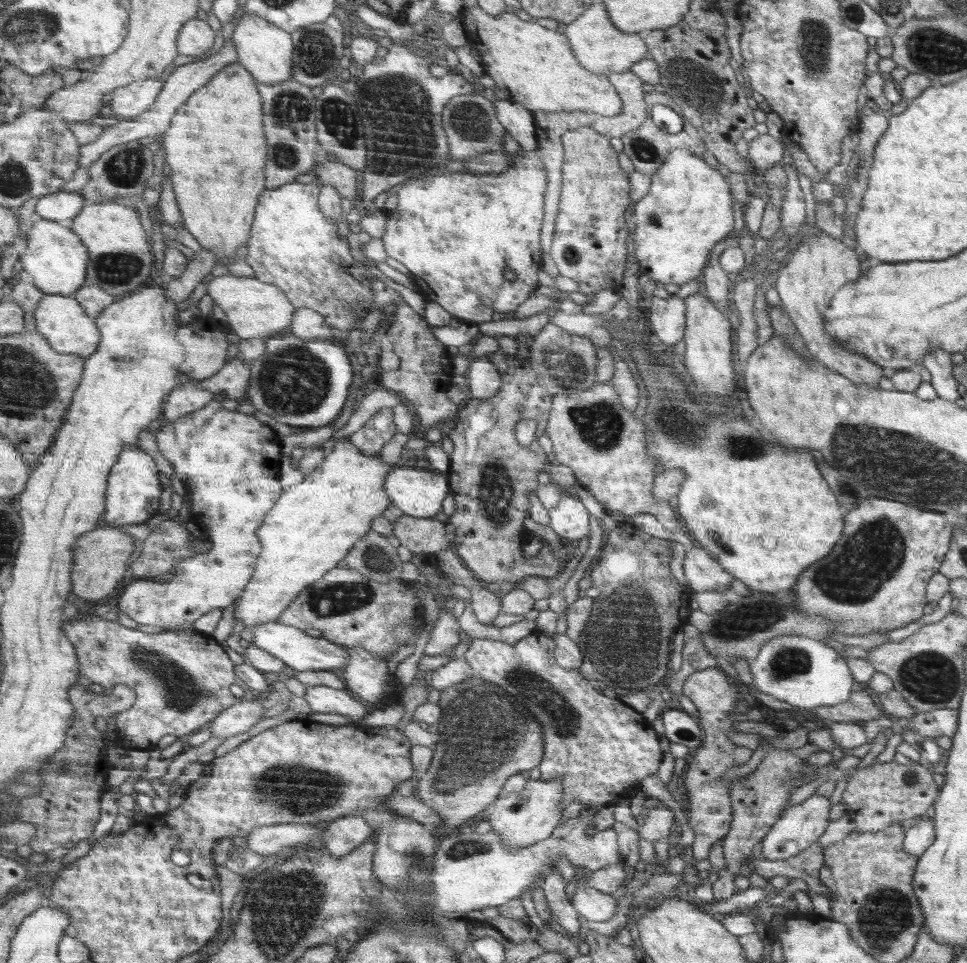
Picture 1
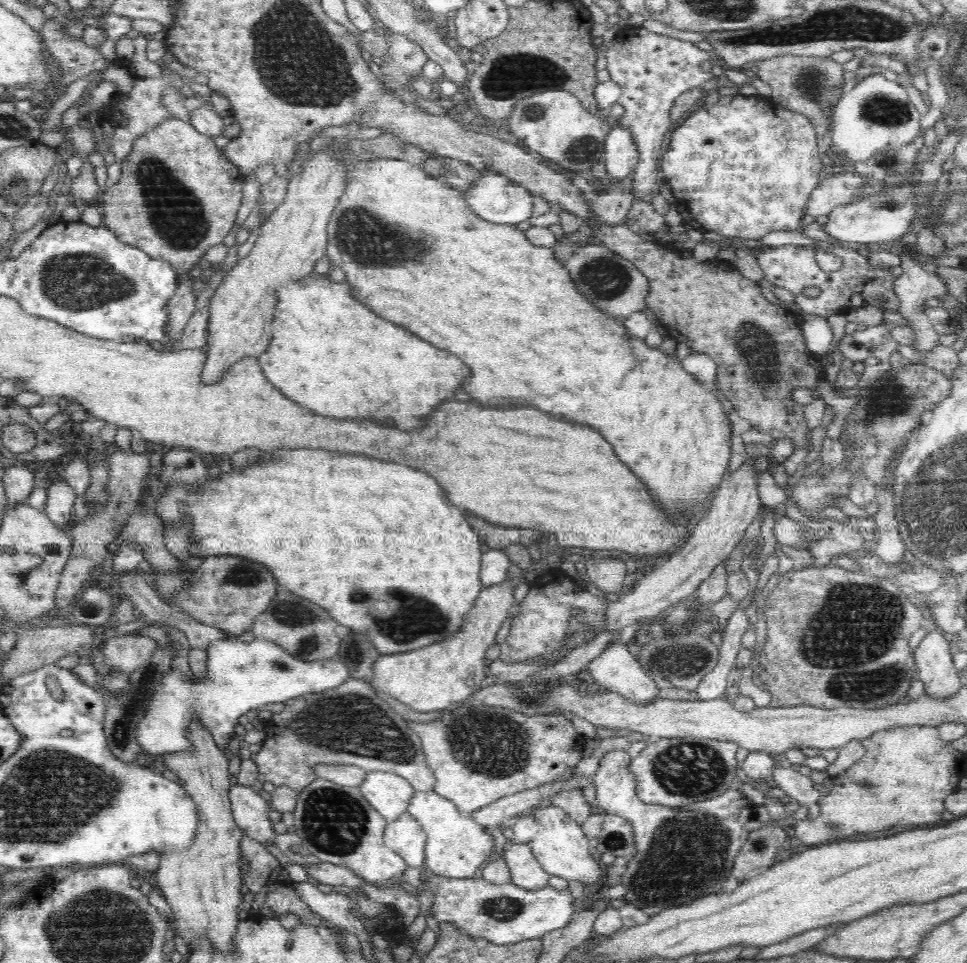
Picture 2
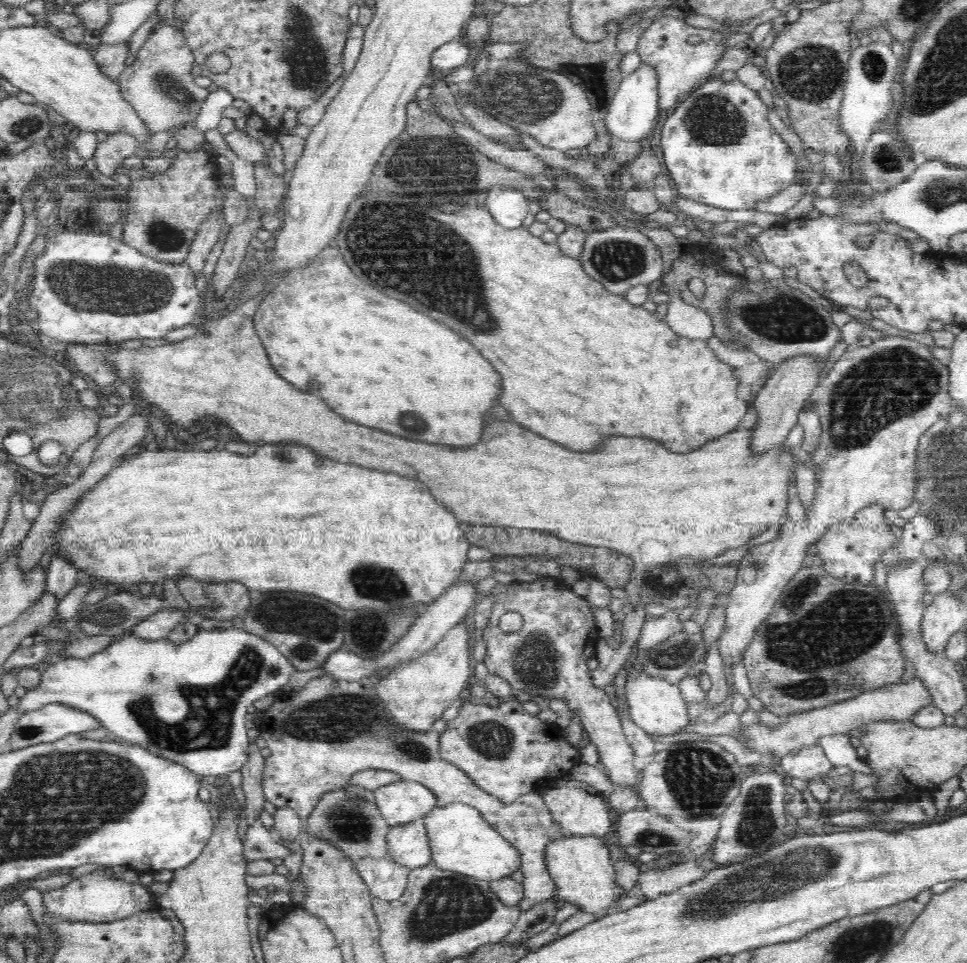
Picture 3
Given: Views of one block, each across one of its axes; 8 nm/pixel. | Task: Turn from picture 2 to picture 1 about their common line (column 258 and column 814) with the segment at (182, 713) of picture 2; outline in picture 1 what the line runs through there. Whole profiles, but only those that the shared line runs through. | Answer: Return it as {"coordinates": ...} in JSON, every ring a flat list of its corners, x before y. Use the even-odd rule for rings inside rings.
{"coordinates":[[778,636,760,649,757,658,749,662,754,684,764,694,783,700,788,706,814,709,844,703,852,684,856,684,846,662,822,641,808,636]]}

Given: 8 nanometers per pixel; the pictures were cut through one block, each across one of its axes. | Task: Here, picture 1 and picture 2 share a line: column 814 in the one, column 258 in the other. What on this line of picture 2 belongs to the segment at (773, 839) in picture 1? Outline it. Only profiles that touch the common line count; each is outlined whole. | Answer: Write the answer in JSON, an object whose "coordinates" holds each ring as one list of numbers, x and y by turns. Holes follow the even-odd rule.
{"coordinates":[[236,784,231,786,229,798,235,822,240,830,262,846,265,843,276,845,276,832,268,815,270,805,260,797,257,788]]}

